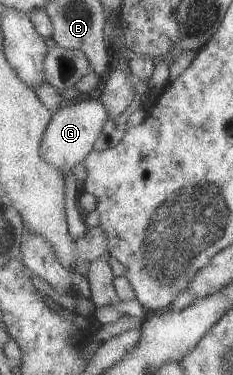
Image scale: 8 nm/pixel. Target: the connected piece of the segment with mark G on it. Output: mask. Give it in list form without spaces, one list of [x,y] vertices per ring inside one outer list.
[[[82,96],[54,113],[42,139],[41,155],[63,174],[73,171],[75,165],[83,164],[86,157],[93,151],[95,141],[103,133],[103,127],[109,118],[108,109],[103,102]]]

